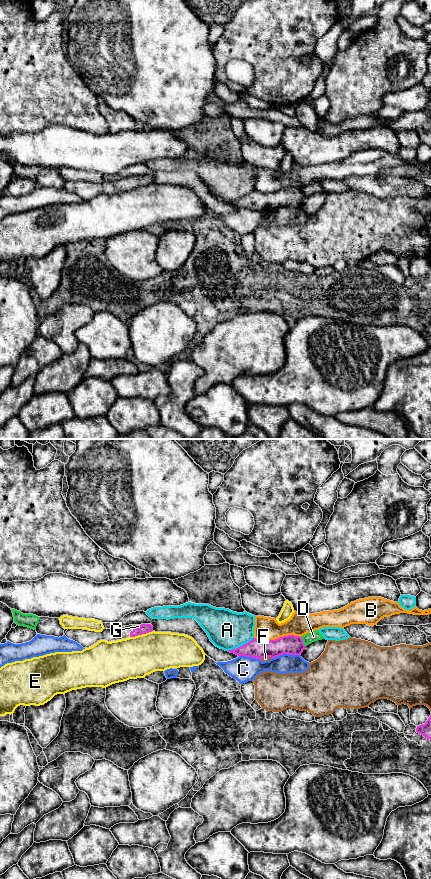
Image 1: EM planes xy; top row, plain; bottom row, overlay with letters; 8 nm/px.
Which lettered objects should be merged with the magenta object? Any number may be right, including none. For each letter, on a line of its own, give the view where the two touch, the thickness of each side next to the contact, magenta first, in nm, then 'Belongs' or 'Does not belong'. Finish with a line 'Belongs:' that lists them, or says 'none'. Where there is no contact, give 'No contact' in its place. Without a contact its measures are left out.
A: Touches magenta in xy. Thickness 150 nm (magenta) against 320 nm. Does not belong
B: Touches magenta in xy. Thickness 160 nm (magenta) against 190 nm. Does not belong
C: Touches magenta in xy. Thickness 160 nm (magenta) against 160 nm. Does not belong
D: Touches magenta in xy. Thickness 160 nm (magenta) against 90 nm. Does not belong
E: Touches magenta in xy. Thickness 80 nm (magenta) against 340 nm. Does not belong
F: Touches magenta in xy. Thickness 160 nm (magenta) against 30 nm. Does not belong
G: Touches magenta in xy. Thickness 80 nm (magenta) against 30 nm. Belongs
Belongs: G

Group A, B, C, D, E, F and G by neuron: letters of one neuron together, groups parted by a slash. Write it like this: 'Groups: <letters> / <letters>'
Groups: A / B / C / D / E / F / G

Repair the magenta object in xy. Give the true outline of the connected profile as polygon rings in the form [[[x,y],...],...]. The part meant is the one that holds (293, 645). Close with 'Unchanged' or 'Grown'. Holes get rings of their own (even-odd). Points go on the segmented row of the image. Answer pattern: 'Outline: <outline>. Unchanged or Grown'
Outline: [[[288,635],[270,641],[253,638],[248,643],[228,652],[261,660],[264,657],[275,658],[283,654],[301,655],[305,647],[302,637]]]. Unchanged

